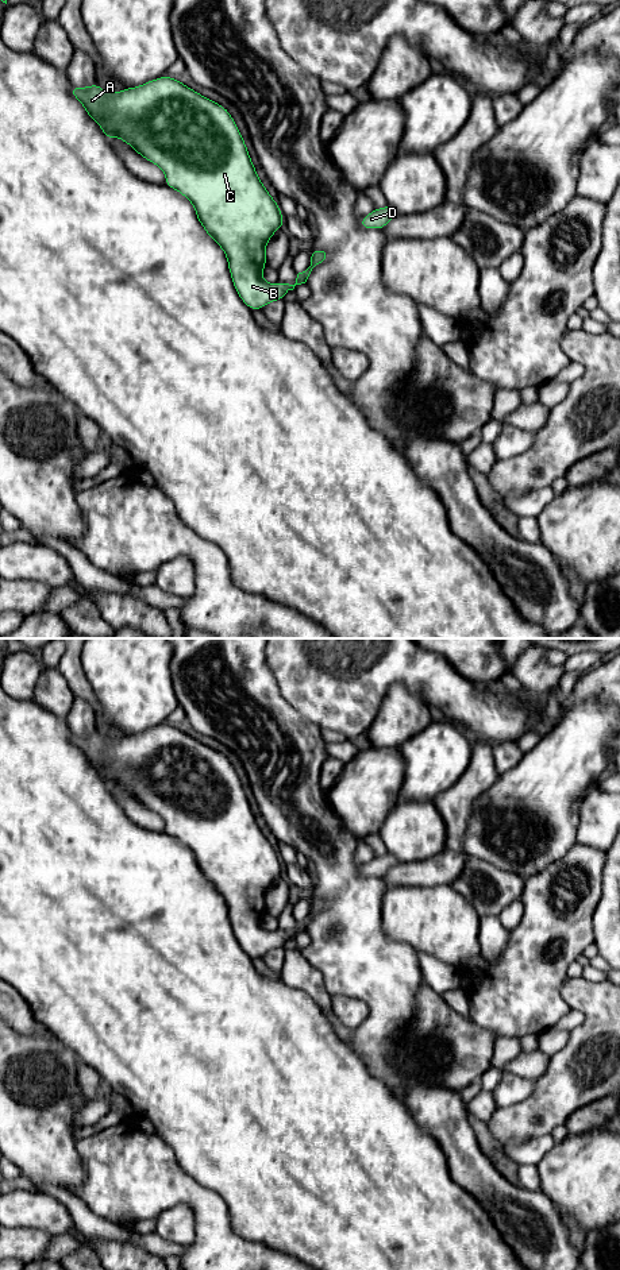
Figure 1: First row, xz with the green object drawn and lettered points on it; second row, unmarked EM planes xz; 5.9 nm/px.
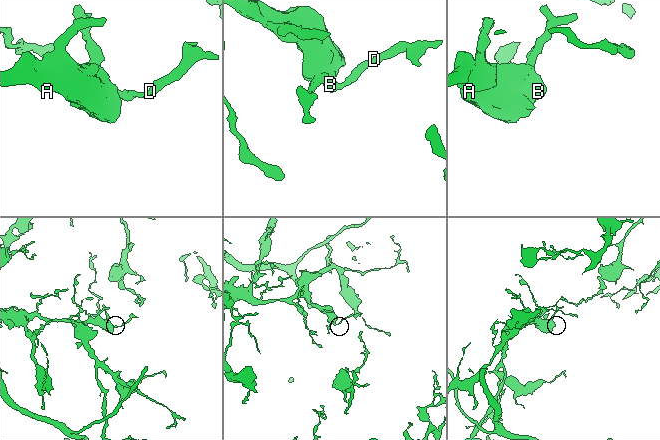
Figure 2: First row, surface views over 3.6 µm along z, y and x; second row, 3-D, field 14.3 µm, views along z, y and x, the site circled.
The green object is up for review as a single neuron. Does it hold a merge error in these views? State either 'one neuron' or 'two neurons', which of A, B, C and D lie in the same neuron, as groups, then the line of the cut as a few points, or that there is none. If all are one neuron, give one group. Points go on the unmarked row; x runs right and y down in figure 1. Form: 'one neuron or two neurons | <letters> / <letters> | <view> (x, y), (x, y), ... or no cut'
one neuron | A B C D | no cut

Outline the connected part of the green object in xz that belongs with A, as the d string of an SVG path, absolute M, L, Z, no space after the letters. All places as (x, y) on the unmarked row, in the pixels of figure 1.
M167 723L118 741L105 740L96 730L82 737L72 733L70 741L101 775L108 790L118 784L128 791L138 802L163 818L166 822L165 833L176 837L193 852L197 868L226 900L234 935L251 958L262 957L276 947L284 947L288 938L293 938L296 933L305 931L312 916L328 907L328 899L311 898L311 914L297 922L294 933L281 930L273 933L262 927L262 918L266 915L266 892L273 881L284 875L284 865L278 852L258 826L246 791L224 754L188 736L180 727Z

